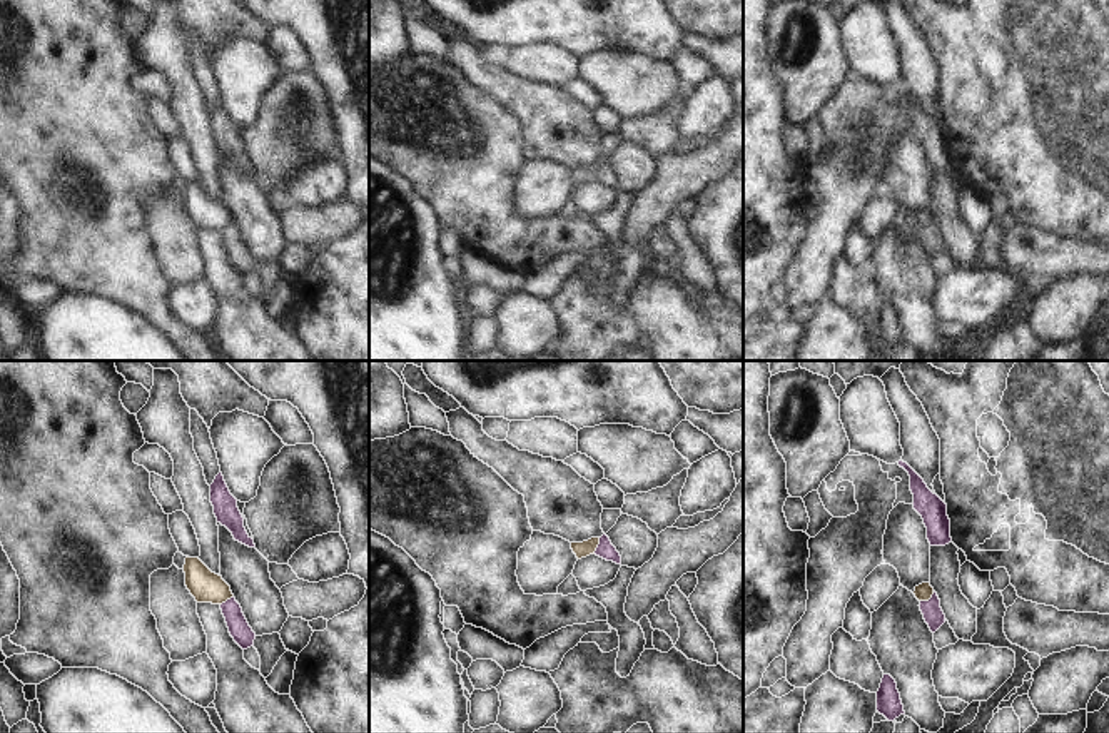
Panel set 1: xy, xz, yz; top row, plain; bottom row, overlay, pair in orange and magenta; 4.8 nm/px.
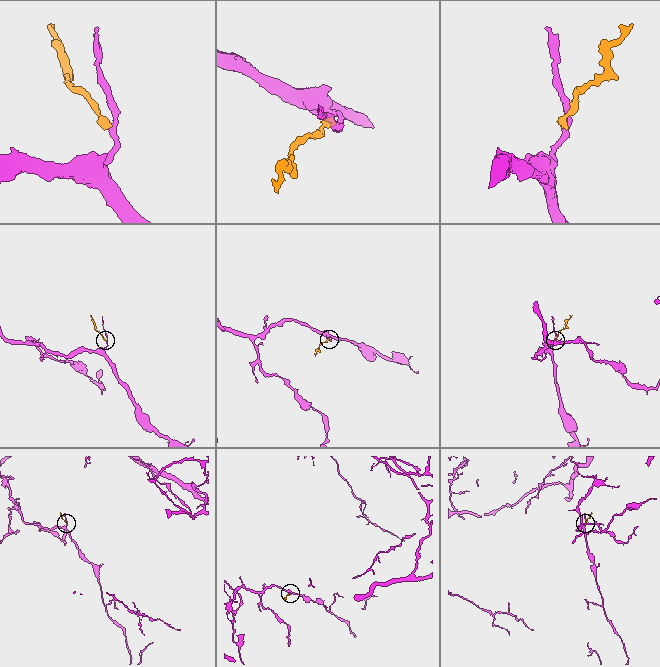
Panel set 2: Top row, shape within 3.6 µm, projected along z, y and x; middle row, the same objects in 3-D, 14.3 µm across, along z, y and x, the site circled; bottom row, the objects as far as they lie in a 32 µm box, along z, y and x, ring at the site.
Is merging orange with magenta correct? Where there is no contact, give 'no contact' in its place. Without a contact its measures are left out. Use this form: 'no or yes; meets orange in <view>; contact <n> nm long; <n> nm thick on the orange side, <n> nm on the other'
no; meets orange in yz; contact 90 nm long; 90 nm thick on the orange side, 100 nm on the other

